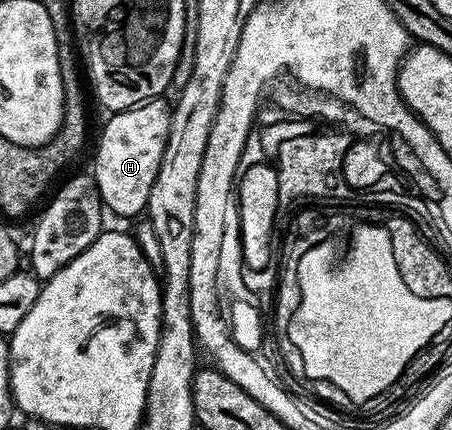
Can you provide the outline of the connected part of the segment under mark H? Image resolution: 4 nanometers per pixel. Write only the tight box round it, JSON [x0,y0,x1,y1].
[91,99,173,219]

